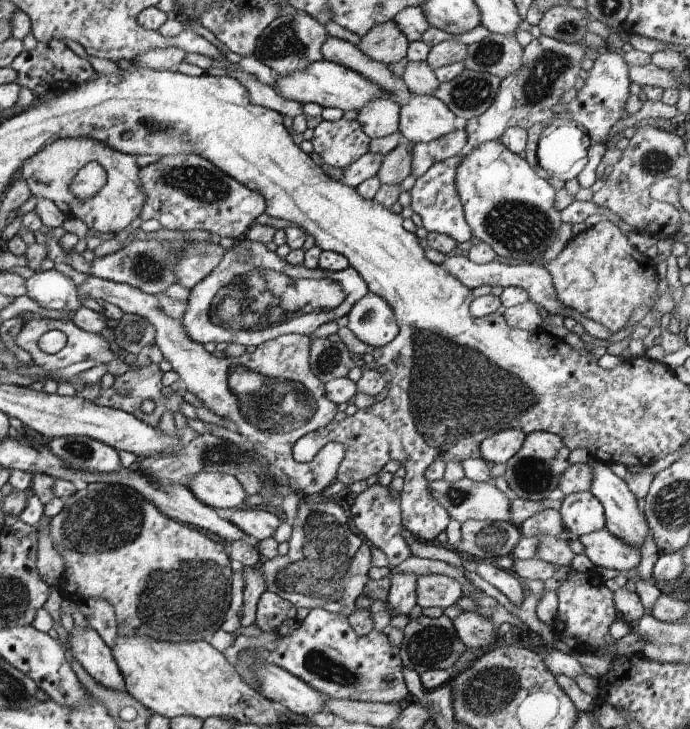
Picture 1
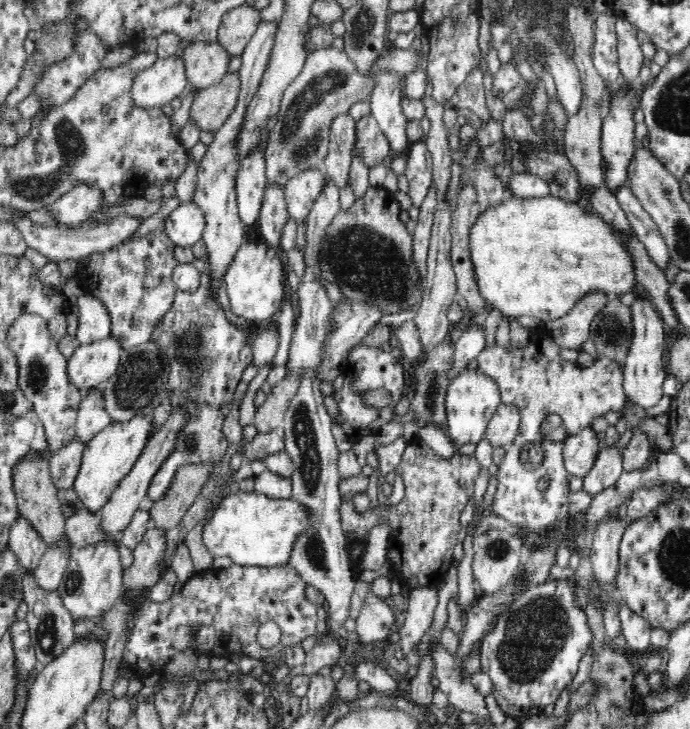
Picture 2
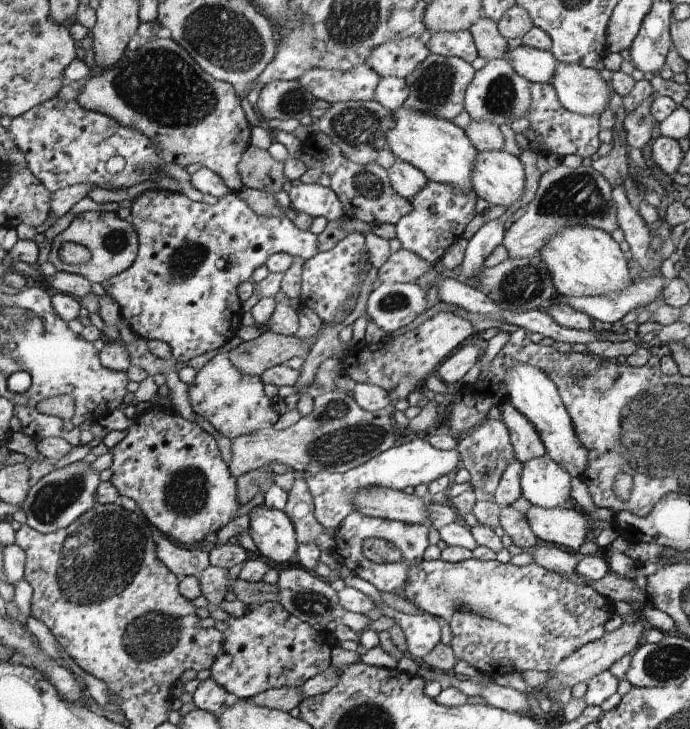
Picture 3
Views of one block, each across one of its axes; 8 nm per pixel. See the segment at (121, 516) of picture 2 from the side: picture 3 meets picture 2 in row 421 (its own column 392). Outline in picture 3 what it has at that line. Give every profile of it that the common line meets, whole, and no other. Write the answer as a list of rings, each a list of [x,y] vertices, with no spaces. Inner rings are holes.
[[[397,158],[395,164],[389,169],[388,174],[393,190],[410,201],[414,201],[414,198],[430,182],[424,172]]]

